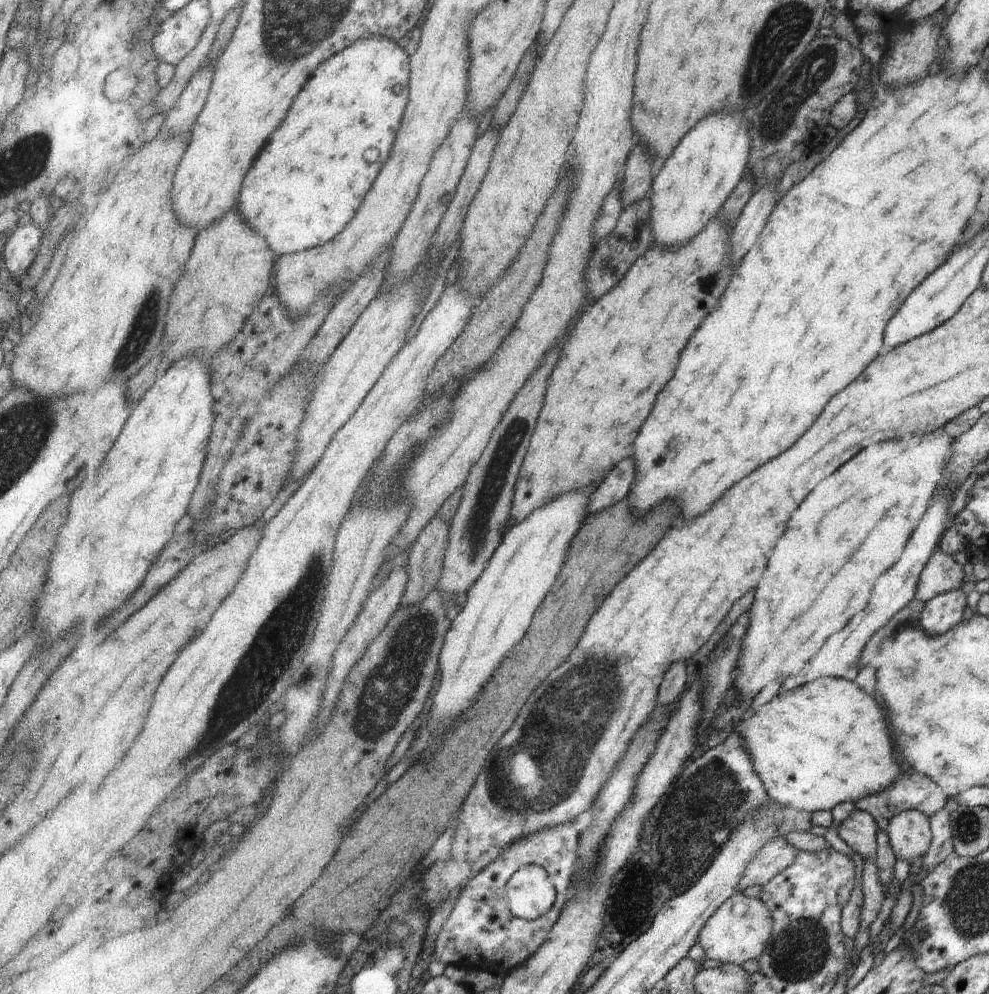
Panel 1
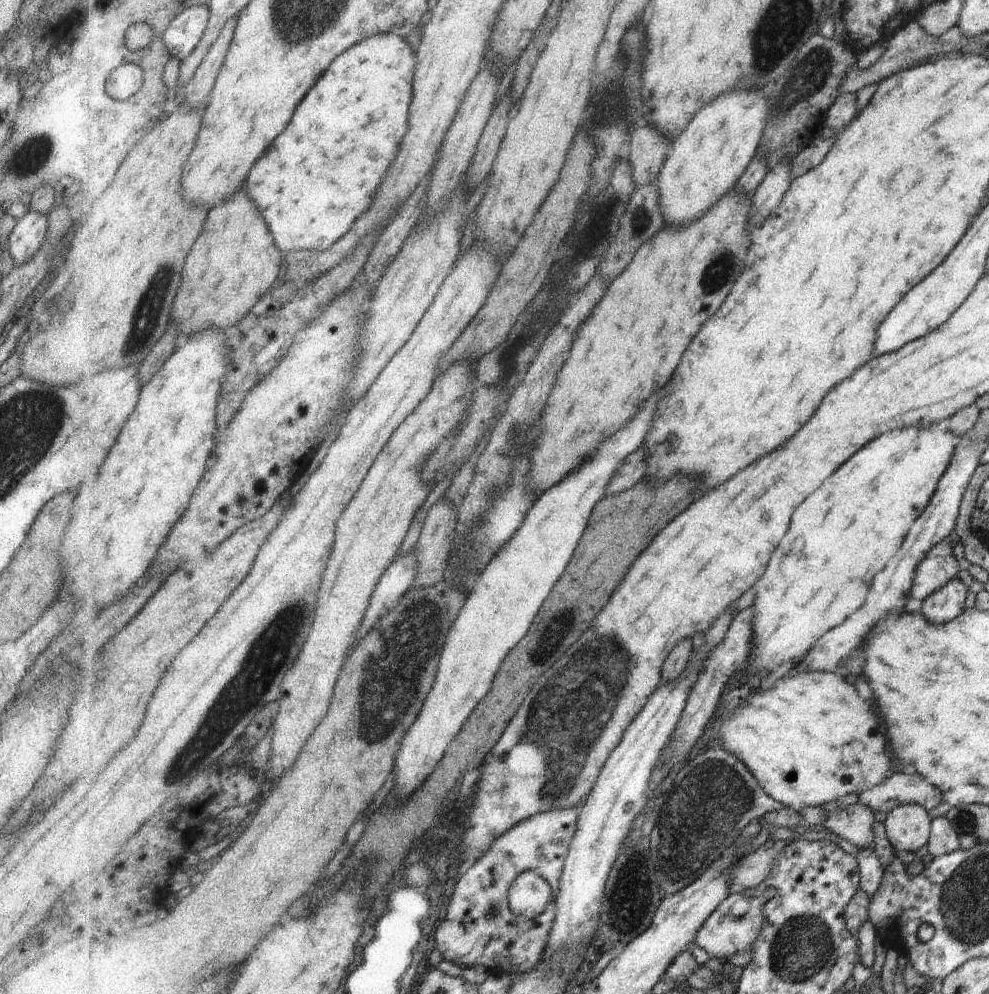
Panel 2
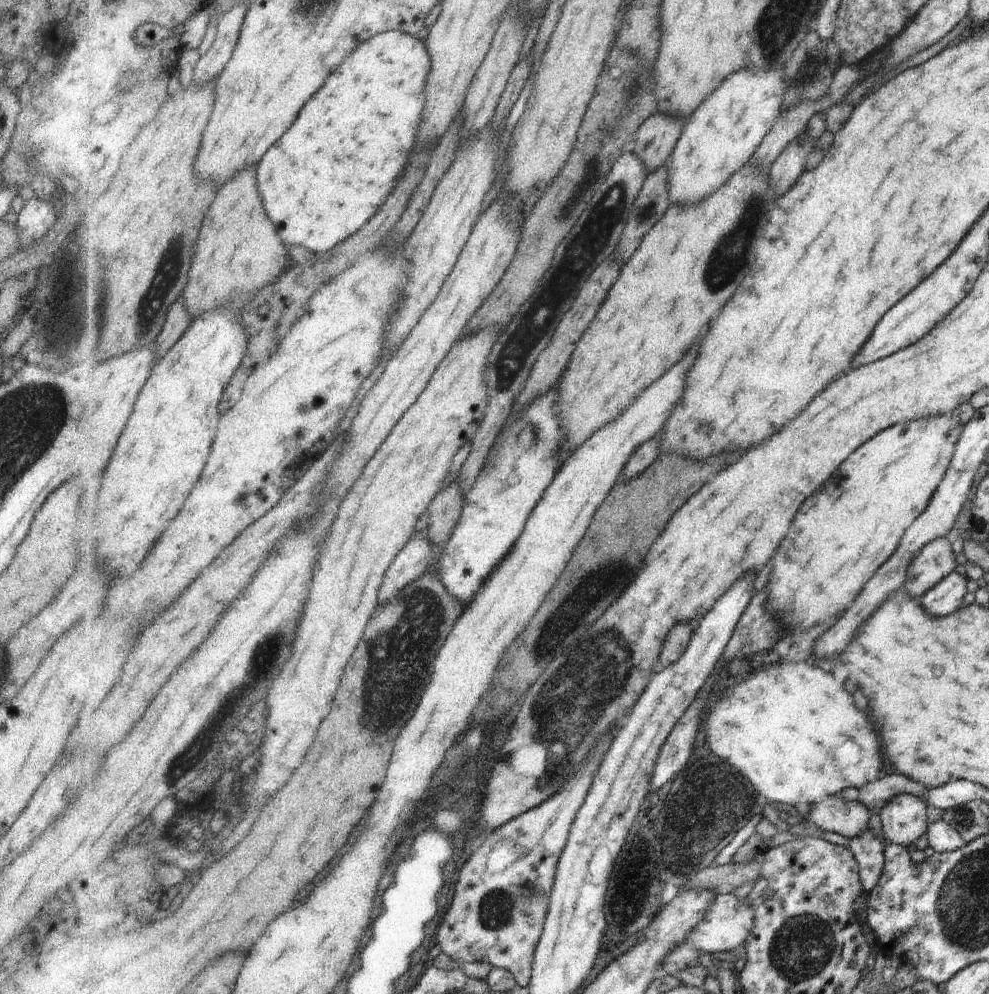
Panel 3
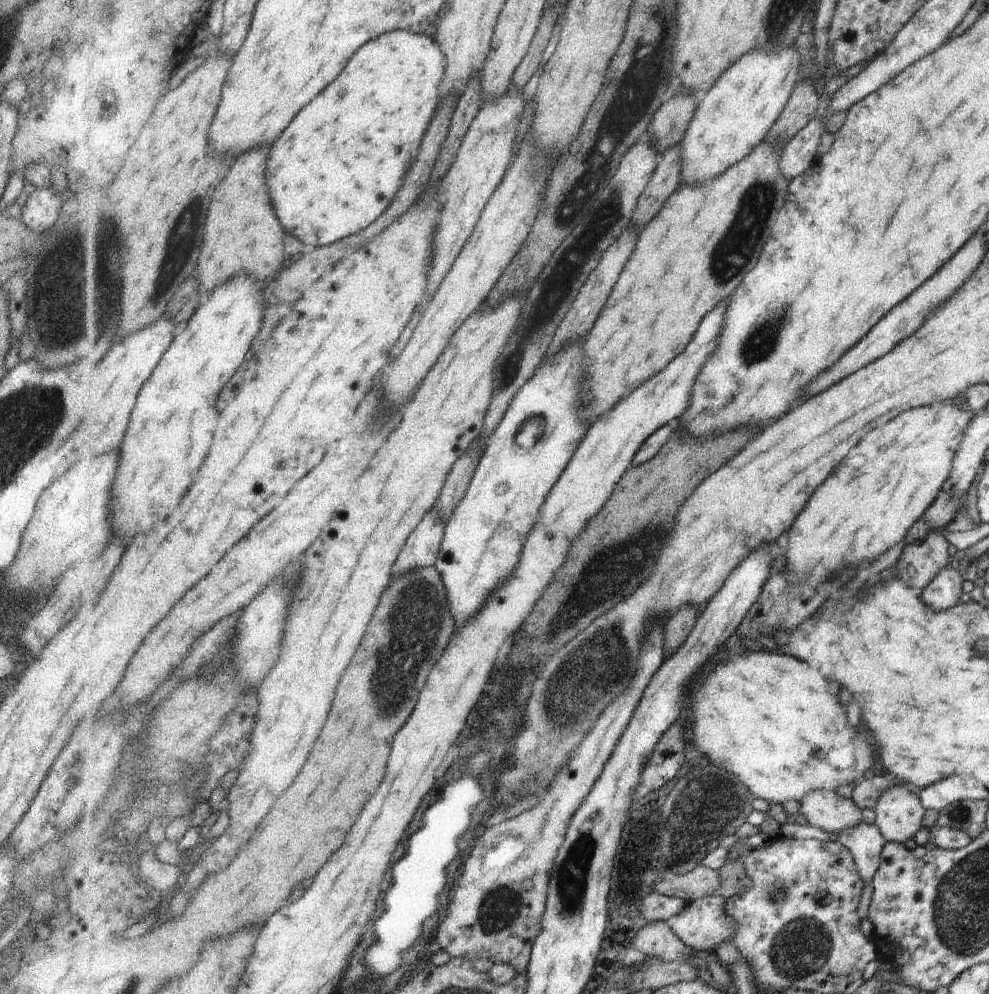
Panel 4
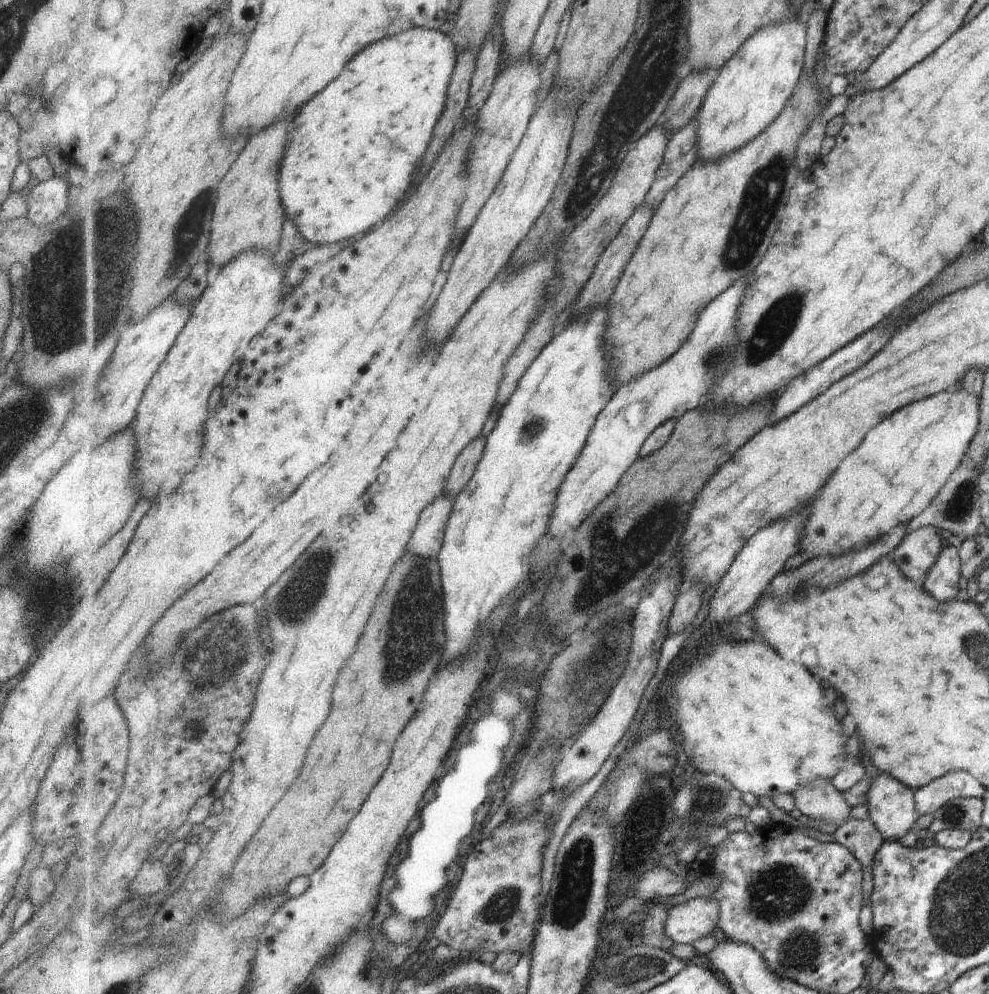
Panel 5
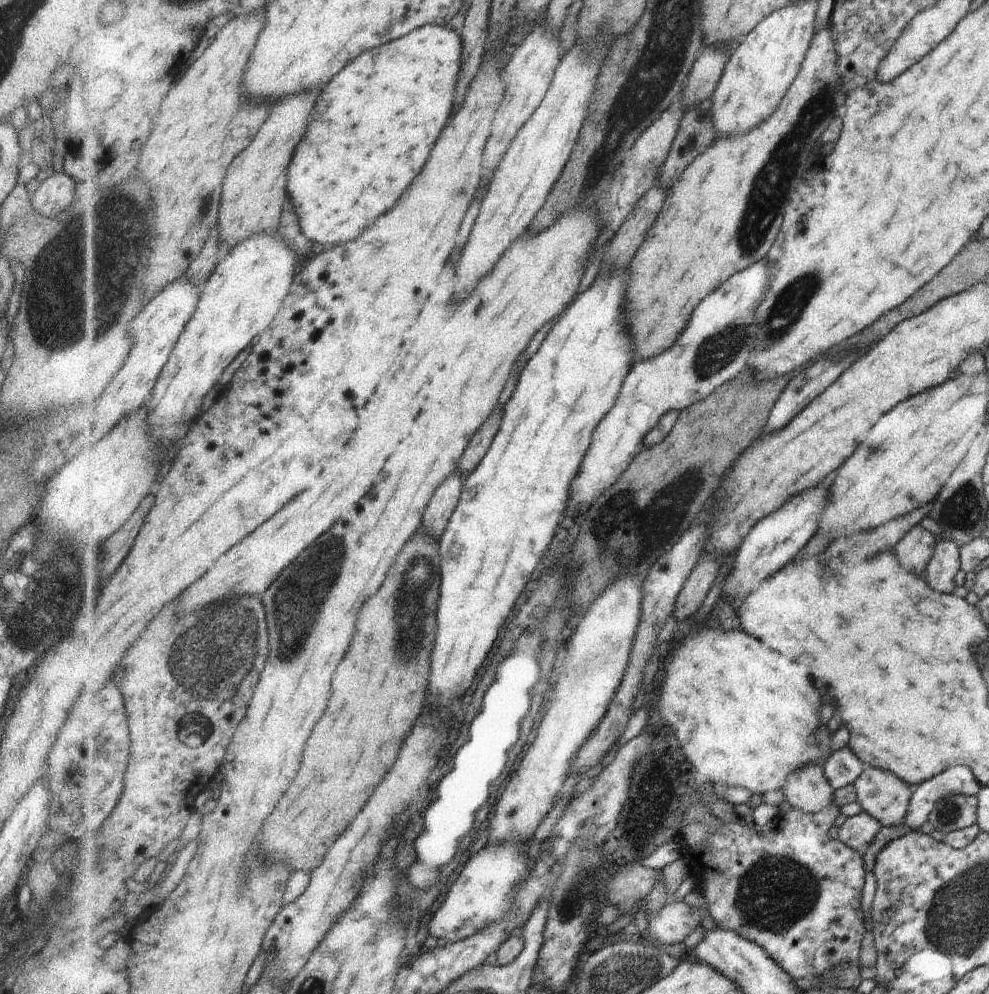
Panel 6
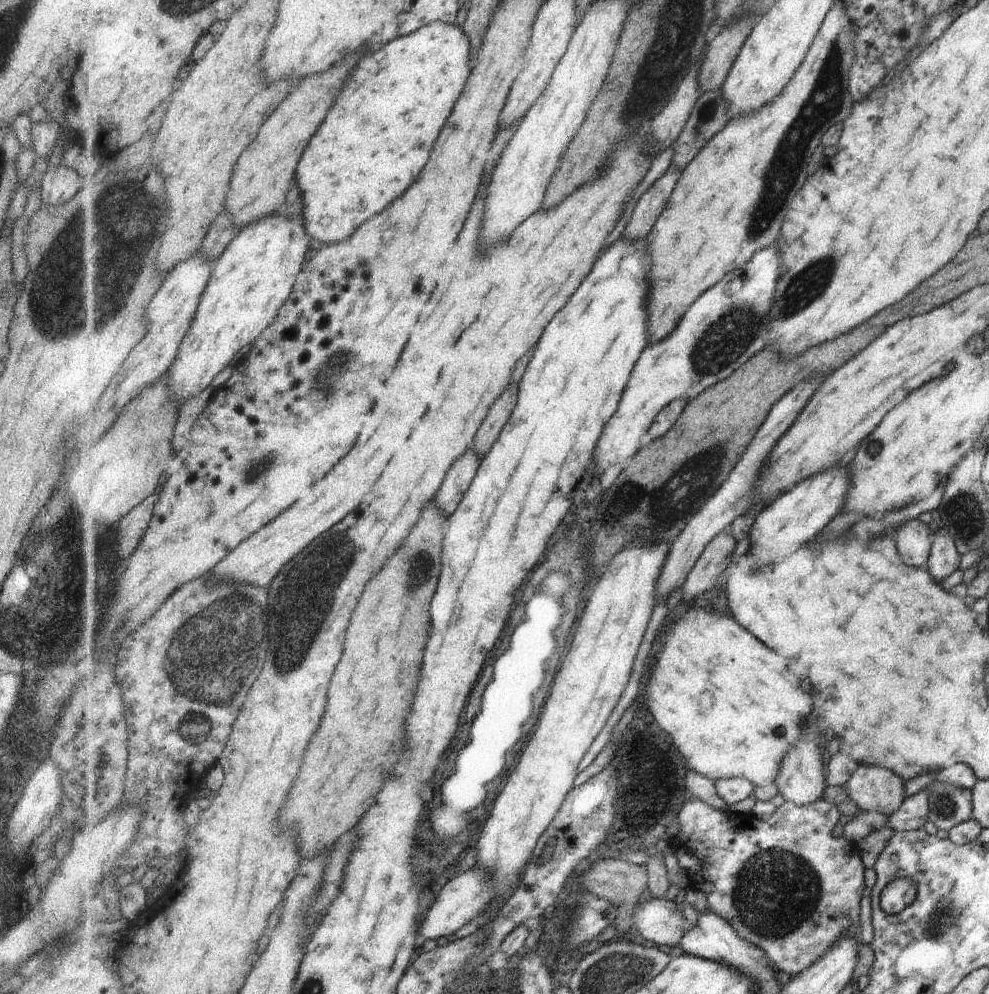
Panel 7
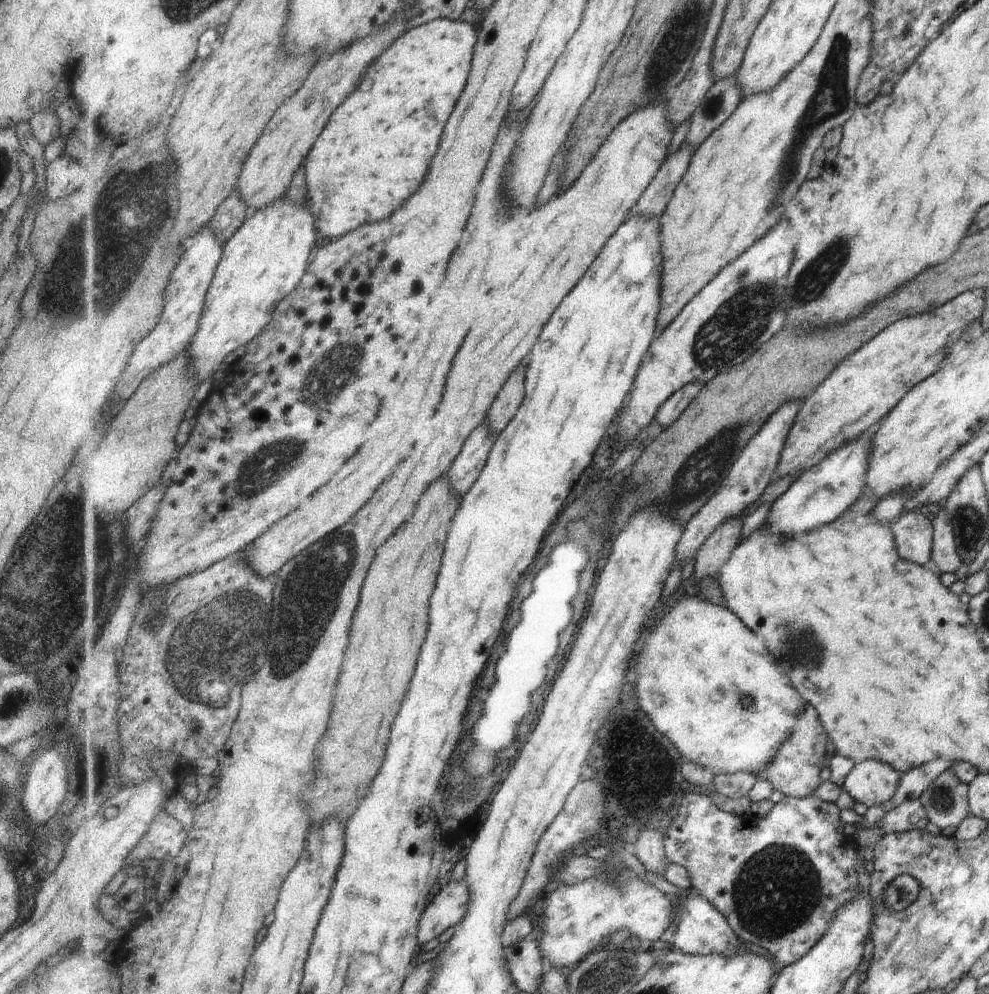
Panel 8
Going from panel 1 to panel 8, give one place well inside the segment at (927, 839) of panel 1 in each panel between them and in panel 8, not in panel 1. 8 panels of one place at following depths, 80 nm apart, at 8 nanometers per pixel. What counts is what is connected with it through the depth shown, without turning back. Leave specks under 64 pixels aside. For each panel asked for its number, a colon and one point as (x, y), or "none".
2: (907, 827)
3: (903, 821)
4: (898, 812)
5: (891, 807)
6: (884, 795)
7: (872, 788)
8: (871, 782)

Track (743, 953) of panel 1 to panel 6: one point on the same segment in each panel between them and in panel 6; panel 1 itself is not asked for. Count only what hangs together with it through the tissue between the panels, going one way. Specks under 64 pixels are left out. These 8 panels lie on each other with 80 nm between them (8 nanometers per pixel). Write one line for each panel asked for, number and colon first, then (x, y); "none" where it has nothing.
2: (736, 925)
3: (729, 921)
4: (704, 924)
5: (696, 918)
6: (674, 922)

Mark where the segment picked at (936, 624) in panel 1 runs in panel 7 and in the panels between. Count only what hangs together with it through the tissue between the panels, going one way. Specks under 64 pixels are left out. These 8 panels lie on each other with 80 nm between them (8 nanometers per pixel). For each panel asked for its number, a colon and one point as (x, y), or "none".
2: (947, 603)
3: (940, 600)
4: (943, 592)
5: (940, 583)
6: (944, 563)
7: (944, 560)

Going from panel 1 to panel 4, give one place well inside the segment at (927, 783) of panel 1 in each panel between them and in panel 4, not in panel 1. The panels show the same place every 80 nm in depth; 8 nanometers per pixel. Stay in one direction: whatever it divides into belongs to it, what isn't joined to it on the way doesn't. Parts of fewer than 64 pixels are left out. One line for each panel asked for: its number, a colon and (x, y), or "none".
2: (901, 788)
3: (874, 795)
4: (867, 792)

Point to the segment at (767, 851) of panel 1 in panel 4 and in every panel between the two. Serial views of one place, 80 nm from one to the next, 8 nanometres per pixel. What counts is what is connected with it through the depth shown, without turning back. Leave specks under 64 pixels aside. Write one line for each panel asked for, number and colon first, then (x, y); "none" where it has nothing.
2: (755, 868)
3: (723, 880)
4: (704, 881)

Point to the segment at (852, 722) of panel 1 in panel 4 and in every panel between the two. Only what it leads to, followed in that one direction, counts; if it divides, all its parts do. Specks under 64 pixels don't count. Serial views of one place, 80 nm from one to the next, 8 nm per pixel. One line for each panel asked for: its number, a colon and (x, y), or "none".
2: (810, 739)
3: (793, 730)
4: (776, 723)

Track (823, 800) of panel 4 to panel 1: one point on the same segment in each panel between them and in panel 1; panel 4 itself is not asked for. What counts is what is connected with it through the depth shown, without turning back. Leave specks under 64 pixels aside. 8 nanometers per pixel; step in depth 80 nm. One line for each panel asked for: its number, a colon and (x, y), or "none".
1: (859, 831)
2: (855, 824)
3: (850, 819)

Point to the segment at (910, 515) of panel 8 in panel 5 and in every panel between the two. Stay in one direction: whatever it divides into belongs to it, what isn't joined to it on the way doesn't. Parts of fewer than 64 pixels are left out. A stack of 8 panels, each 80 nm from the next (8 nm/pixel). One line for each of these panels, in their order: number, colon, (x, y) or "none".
5: (915, 556)
6: (913, 551)
7: (912, 540)

